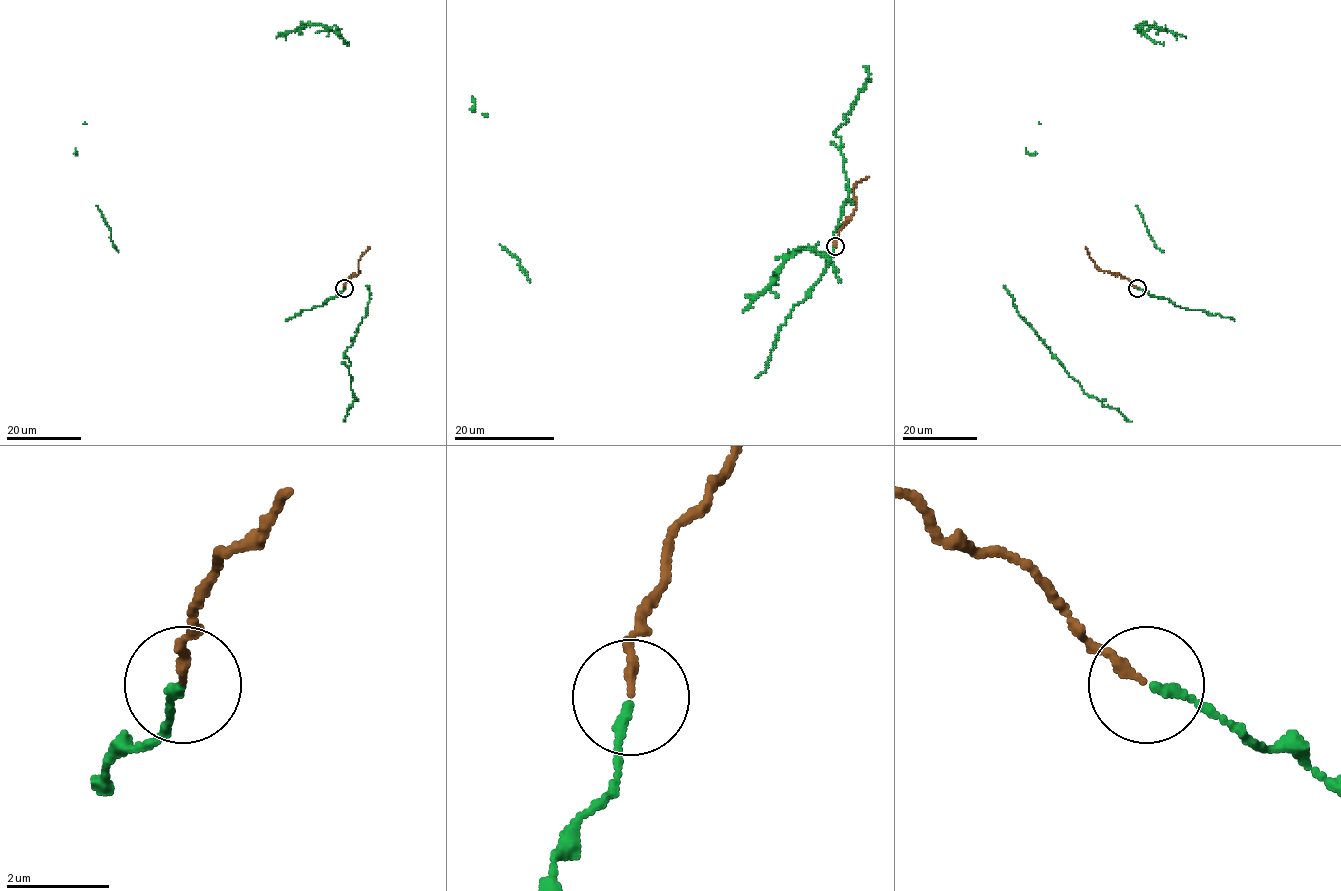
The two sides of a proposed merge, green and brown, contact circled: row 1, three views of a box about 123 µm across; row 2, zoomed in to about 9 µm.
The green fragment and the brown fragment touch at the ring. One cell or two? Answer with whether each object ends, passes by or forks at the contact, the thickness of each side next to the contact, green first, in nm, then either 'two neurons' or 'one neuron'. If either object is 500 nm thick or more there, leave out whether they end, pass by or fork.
green ends | brown ends | 180/160 nm | one neuron

